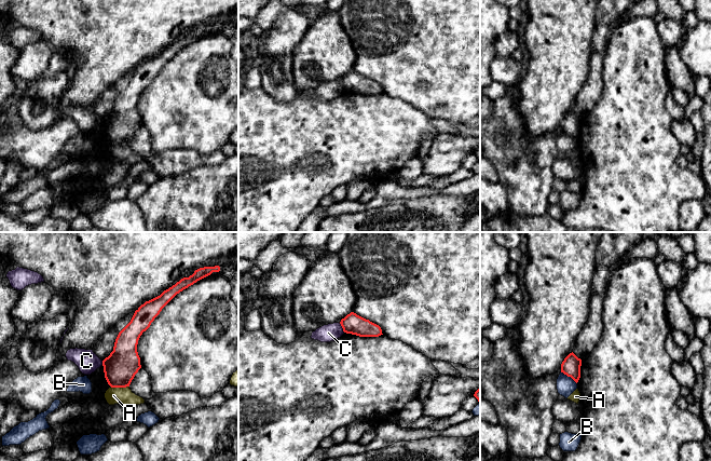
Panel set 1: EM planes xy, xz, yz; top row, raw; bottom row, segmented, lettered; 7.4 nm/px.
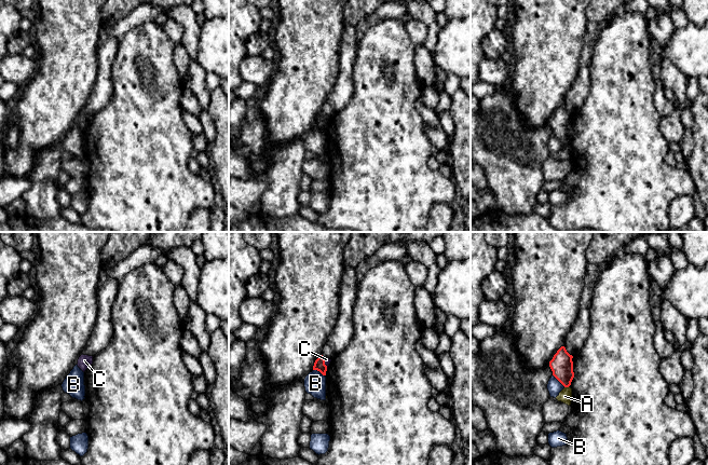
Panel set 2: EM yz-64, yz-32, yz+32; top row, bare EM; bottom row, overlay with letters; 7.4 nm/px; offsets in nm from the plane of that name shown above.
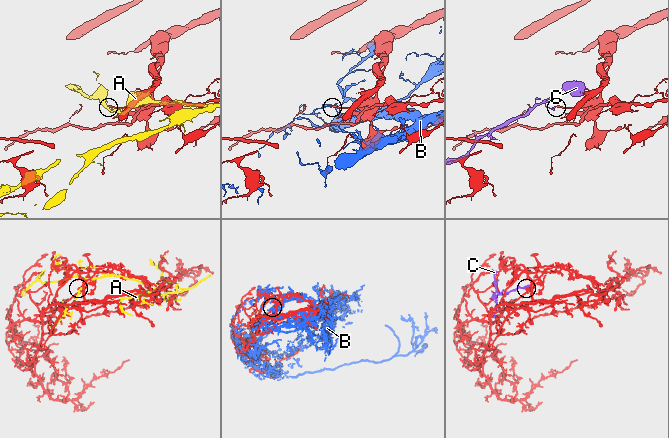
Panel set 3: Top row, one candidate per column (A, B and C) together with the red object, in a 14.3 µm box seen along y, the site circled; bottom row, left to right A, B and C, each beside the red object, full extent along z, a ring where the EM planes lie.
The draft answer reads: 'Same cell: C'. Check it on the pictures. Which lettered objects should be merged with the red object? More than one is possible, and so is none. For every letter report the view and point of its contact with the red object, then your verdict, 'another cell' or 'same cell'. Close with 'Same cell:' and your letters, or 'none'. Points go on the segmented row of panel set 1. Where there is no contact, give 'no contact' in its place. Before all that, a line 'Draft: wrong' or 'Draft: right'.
Draft: wrong
A: xy (120, 387) | another cell
B: yz (569, 376) | another cell
C: xz (342, 327) | another cell
Same cell: none

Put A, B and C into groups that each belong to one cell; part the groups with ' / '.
A / B / C

